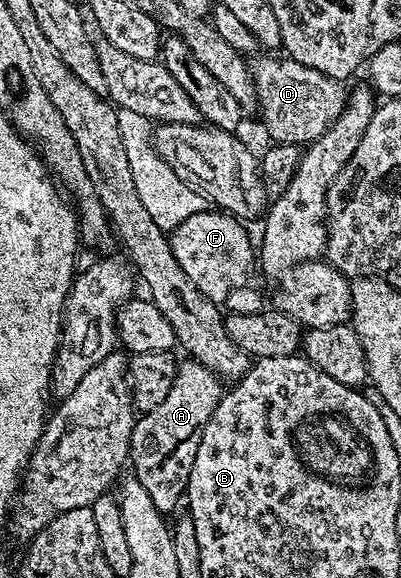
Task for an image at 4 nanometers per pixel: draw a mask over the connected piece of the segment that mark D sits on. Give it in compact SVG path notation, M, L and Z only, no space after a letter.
M275 55L263 56L267 57L252 60L250 66L251 77L261 98L262 112L267 112L267 133L272 137L270 140L280 145L306 147L321 135L325 135L325 131L343 114L343 108L347 106L348 90L346 88L343 90L345 85L342 80L329 78L321 71L313 67L305 67L305 63L293 61L286 55L280 55L279 58L275 58Z

